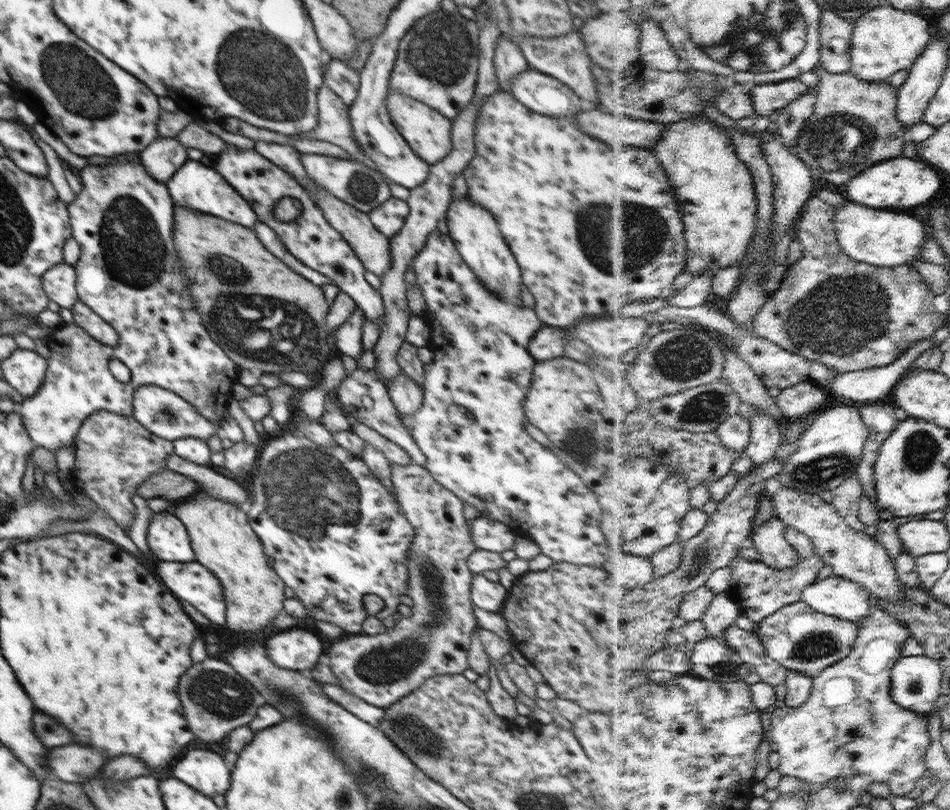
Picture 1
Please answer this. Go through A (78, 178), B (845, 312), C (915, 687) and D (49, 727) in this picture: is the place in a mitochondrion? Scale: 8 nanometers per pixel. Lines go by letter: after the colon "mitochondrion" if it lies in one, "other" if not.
A: other
B: mitochondrion
C: mitochondrion
D: other

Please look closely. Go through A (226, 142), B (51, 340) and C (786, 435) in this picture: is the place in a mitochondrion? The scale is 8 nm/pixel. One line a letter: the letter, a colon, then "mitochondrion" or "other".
A: other
B: other
C: other

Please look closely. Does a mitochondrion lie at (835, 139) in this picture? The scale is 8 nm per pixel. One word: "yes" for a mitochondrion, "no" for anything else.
yes

